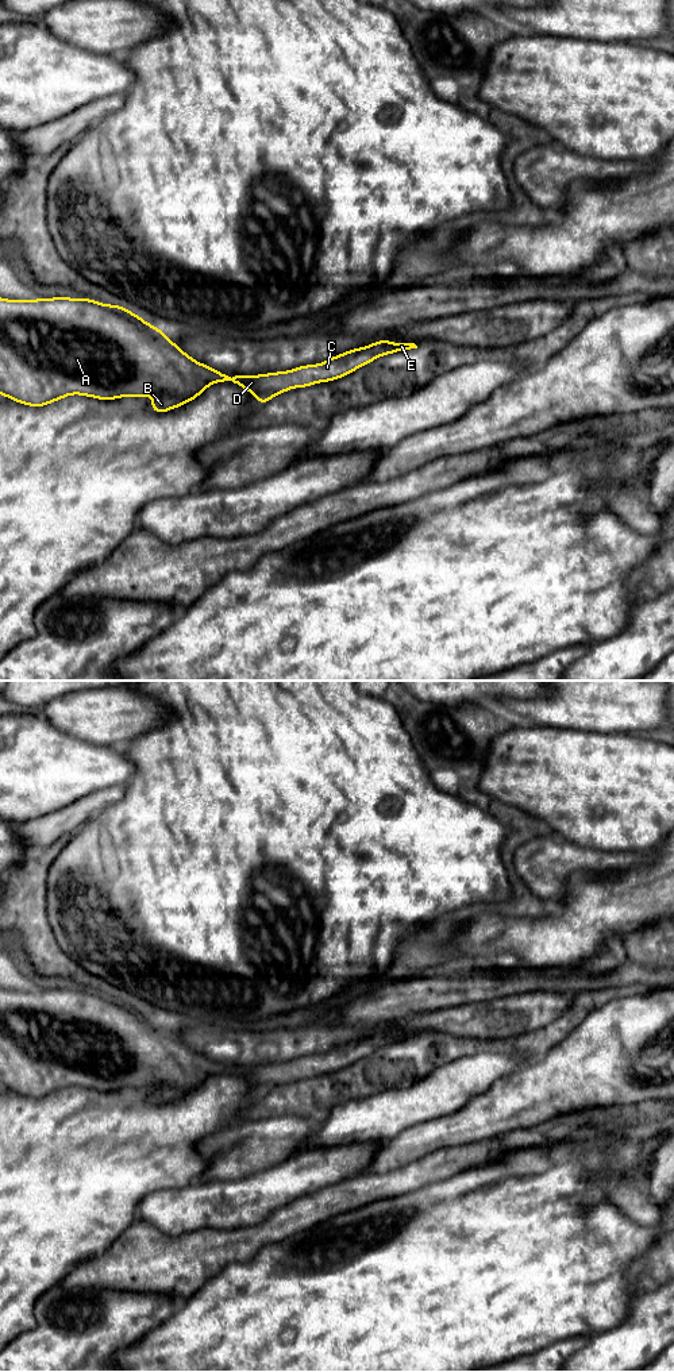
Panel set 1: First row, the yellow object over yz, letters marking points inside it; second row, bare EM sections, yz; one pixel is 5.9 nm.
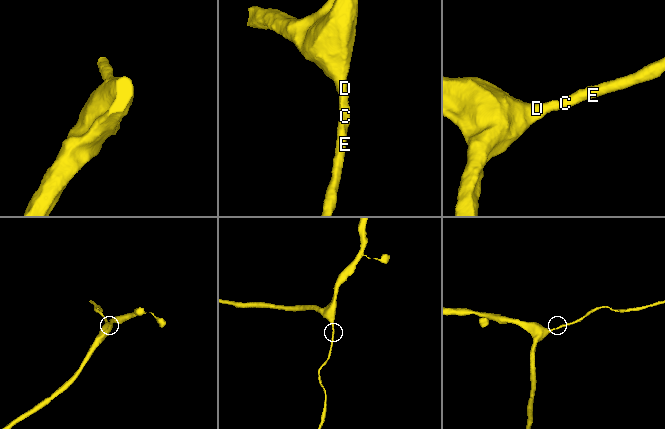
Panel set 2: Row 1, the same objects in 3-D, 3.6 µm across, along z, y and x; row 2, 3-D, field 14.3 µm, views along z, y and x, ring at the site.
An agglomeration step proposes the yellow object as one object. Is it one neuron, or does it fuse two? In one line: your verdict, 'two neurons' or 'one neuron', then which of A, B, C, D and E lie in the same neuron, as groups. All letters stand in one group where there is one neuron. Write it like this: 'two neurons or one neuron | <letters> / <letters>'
one neuron | A B C D E

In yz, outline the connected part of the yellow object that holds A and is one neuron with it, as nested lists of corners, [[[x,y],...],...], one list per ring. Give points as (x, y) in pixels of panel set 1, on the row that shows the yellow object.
[[[0,297],[0,394],[23,405],[41,408],[70,394],[97,400],[155,394],[150,408],[165,413],[197,398],[209,385],[232,381],[249,390],[259,405],[294,388],[342,378],[375,358],[417,348],[415,343],[375,340],[370,346],[338,354],[319,365],[288,371],[228,377],[200,363],[173,343],[162,329],[118,305],[85,297],[7,300]]]

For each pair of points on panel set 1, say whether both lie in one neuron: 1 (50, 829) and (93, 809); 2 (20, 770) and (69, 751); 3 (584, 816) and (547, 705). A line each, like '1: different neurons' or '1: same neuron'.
1: same neuron
2: same neuron
3: different neurons

